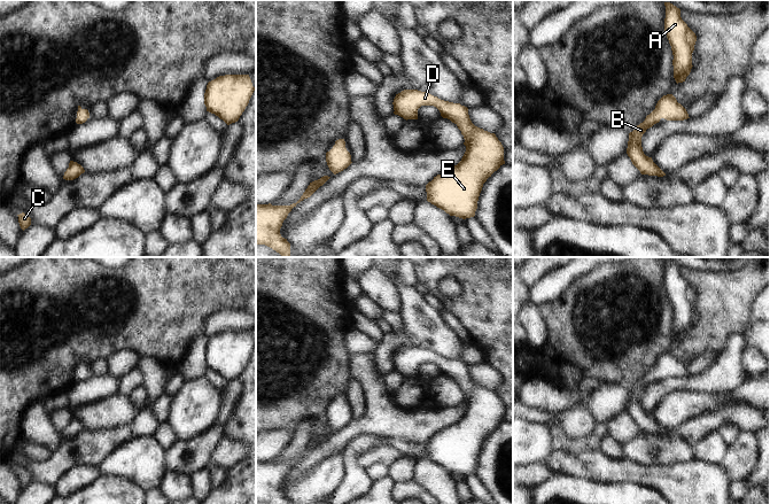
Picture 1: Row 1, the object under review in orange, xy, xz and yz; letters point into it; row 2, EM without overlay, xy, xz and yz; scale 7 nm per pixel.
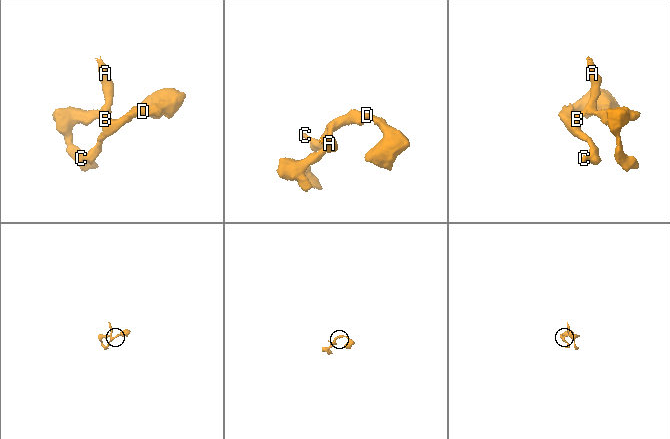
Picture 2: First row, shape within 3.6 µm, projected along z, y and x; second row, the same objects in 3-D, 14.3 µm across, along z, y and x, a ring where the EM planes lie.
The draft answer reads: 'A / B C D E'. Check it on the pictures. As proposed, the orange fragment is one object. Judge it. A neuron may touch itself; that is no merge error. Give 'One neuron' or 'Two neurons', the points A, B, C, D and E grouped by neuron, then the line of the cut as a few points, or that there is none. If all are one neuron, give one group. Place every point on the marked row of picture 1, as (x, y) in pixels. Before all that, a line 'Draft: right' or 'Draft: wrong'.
Draft: wrong
One neuron. Groups: A B C D E. No split.

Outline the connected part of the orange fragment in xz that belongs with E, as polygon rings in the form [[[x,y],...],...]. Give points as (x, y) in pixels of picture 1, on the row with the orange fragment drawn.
[[[404,90],[396,94],[392,104],[394,114],[406,121],[418,119],[421,106],[434,106],[443,118],[450,119],[461,131],[466,152],[457,165],[426,185],[427,201],[450,216],[462,219],[474,217],[483,184],[505,164],[504,147],[496,134],[475,126],[467,107],[427,92]]]

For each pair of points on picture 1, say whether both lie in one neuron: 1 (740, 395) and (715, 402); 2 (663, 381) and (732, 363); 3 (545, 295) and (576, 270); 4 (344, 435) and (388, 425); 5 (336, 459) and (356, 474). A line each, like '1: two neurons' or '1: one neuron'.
1: one neuron
2: one neuron
3: one neuron
4: one neuron
5: two neurons

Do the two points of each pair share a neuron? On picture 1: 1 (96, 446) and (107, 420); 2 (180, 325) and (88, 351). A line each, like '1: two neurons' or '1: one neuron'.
1: two neurons
2: one neuron

